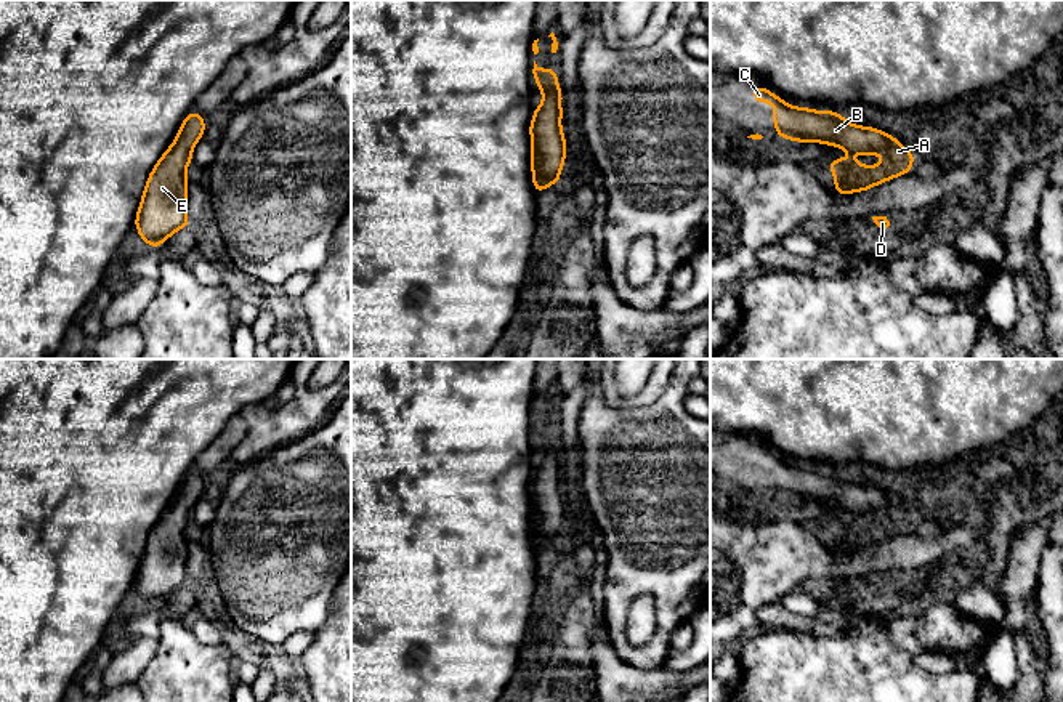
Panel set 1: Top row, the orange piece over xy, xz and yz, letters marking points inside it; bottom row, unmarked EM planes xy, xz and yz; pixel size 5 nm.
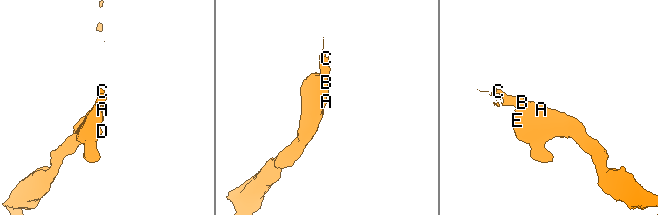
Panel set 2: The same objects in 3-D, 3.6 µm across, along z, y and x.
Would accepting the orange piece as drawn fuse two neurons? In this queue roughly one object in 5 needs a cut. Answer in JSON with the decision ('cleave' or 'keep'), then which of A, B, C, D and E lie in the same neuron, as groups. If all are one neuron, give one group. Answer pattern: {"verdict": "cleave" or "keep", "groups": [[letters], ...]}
{"verdict": "keep", "groups": [["A", "B", "C", "D", "E"]]}

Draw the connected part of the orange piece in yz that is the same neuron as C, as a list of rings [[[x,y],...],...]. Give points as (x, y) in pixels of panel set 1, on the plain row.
[[[754,444],[755,462],[773,462],[773,479],[779,497],[792,500],[813,500],[839,505],[848,513],[888,514],[875,526],[866,526],[851,518],[834,518],[827,526],[834,532],[835,553],[861,551],[904,532],[912,532],[915,513],[909,511],[891,494],[872,486],[847,481],[842,473],[795,466],[784,462],[770,449]]]

